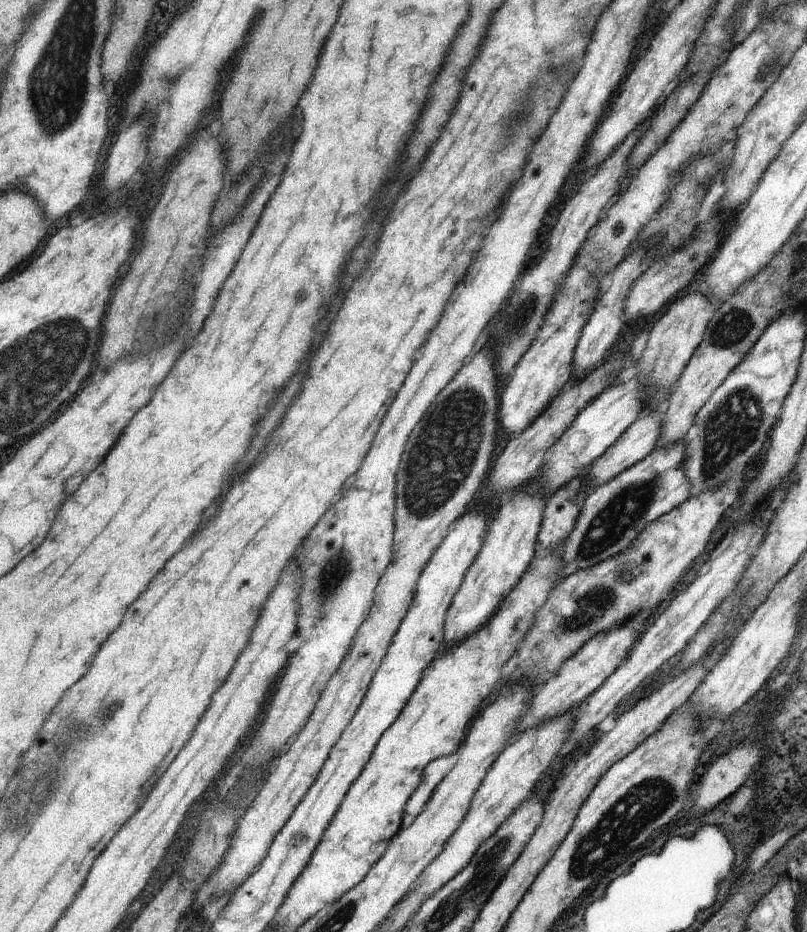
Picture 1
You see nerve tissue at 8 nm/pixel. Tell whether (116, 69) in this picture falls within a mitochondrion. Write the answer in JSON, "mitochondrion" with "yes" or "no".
{"mitochondrion":"no"}

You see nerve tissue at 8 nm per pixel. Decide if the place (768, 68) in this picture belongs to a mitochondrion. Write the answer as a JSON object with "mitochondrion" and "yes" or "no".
{"mitochondrion":"yes"}

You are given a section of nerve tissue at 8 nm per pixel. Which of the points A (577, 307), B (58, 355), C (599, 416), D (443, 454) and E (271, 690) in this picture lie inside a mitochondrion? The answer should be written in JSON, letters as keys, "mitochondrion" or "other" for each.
{"A":"other","B":"mitochondrion","C":"other","D":"mitochondrion","E":"other"}

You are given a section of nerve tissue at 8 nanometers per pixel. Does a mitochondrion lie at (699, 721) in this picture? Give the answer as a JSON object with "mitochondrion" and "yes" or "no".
{"mitochondrion":"no"}

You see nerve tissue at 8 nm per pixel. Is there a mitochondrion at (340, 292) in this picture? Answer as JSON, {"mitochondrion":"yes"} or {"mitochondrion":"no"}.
{"mitochondrion":"no"}

